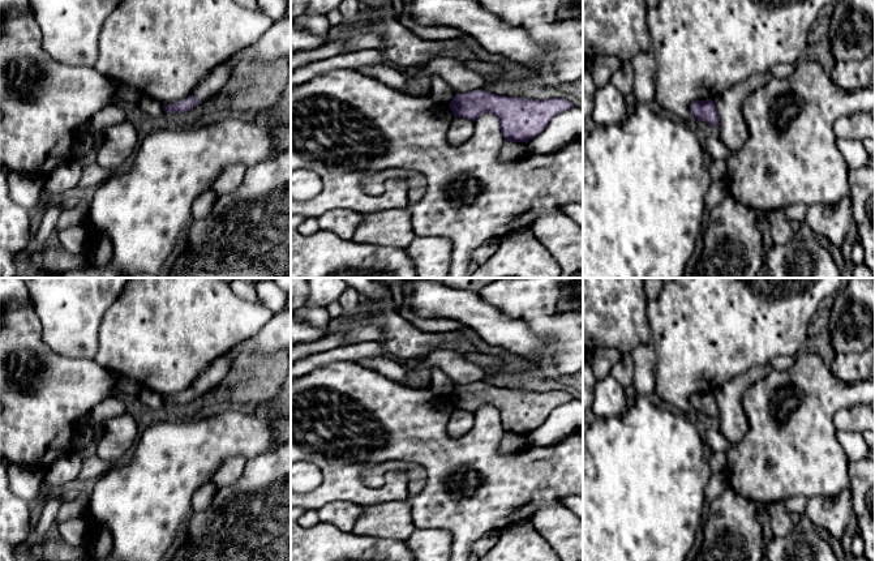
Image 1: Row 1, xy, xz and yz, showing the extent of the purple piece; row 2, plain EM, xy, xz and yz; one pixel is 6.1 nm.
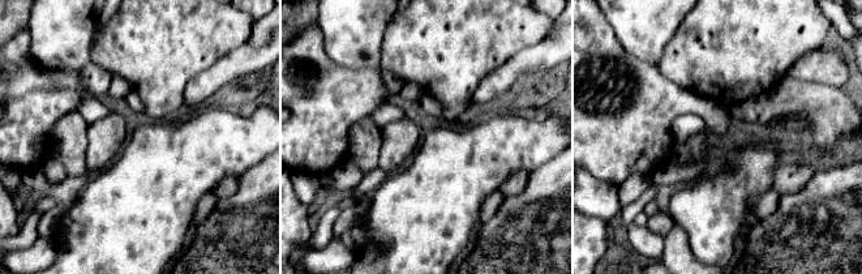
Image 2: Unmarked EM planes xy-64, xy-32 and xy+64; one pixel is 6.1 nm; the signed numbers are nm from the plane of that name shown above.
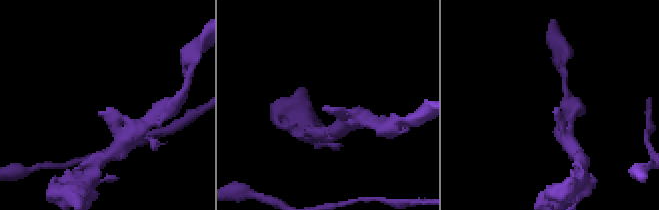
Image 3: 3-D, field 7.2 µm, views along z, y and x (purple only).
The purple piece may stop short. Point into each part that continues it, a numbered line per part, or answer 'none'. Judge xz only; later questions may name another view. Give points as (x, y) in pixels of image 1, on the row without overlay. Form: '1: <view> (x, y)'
none

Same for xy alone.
none

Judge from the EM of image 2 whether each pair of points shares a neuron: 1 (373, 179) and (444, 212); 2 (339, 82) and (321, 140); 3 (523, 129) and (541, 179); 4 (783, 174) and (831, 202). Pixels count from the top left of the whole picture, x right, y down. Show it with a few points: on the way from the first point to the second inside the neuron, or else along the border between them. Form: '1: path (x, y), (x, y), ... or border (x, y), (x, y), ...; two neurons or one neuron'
1: border (390, 174), (368, 198); two neurons
2: path (330, 97), (324, 103), (321, 125); one neuron
3: border (558, 154), (528, 174); two neurons
4: border (815, 171), (798, 189), (781, 195); two neurons

